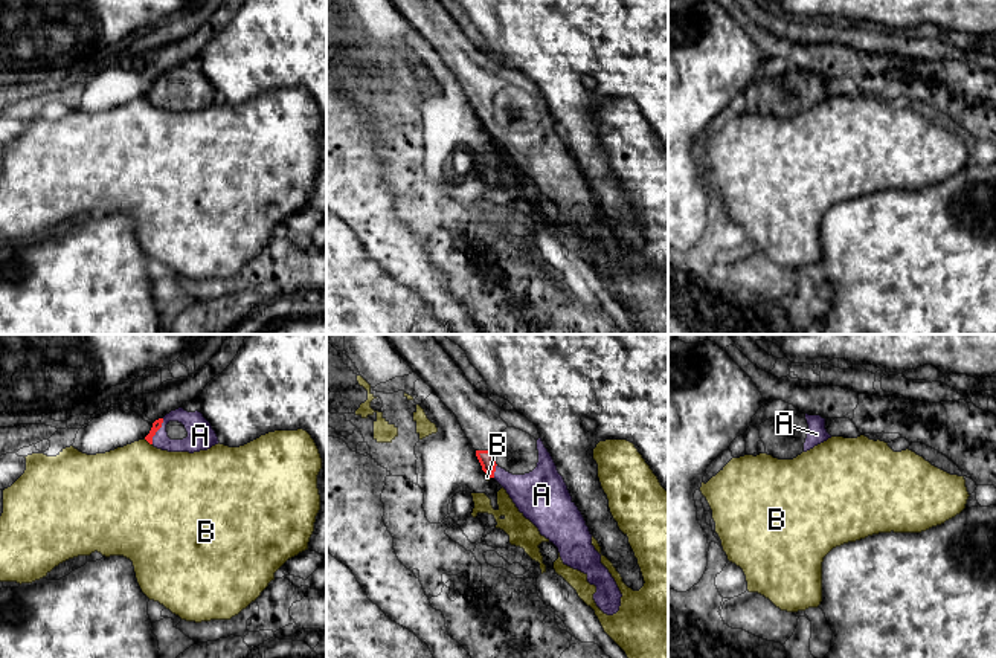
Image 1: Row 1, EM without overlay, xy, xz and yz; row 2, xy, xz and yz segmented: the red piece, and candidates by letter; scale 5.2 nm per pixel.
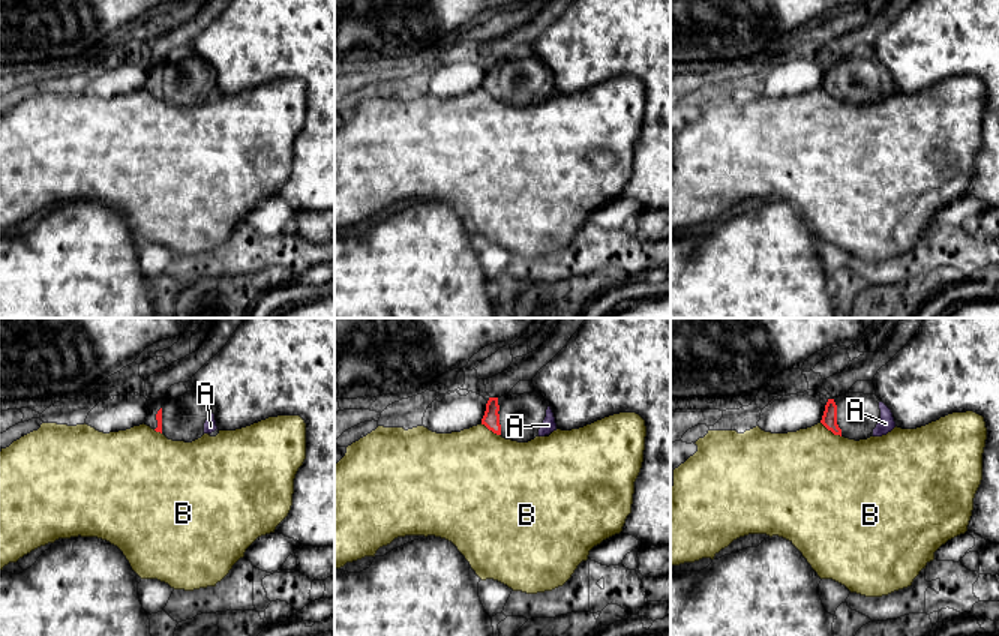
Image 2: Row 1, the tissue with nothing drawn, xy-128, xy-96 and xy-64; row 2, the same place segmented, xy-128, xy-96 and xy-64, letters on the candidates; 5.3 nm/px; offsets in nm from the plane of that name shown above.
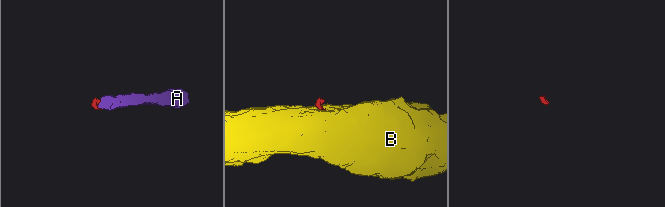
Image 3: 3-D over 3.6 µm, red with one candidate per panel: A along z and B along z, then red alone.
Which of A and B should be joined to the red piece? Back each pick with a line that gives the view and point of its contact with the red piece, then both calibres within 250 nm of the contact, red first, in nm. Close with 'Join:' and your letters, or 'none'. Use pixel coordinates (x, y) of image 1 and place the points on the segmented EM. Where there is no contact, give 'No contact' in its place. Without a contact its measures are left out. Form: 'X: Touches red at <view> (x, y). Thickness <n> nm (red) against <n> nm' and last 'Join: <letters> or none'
A: Touches red at xy (157, 429). Thickness 50 nm (red) against 140 nm
Join: A

